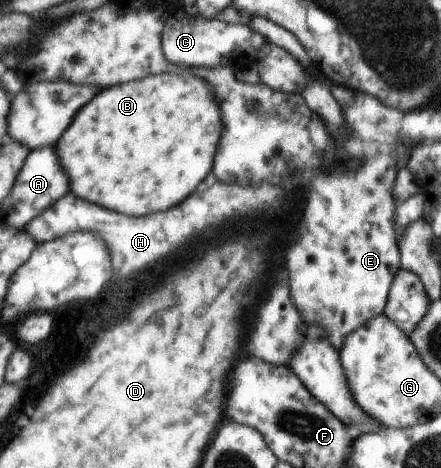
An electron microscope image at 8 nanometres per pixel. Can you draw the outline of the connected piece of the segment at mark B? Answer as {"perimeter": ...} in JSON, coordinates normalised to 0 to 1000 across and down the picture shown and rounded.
{"perimeter":[[[431,154],[351,158],[281,184],[240,188],[236,201],[227,201],[227,209],[218,209],[181,252],[172,252],[172,269],[163,269],[125,314],[132,325],[145,321],[143,361],[154,359],[159,410],[172,423],[286,462],[336,462],[408,436],[476,372],[503,286],[503,261],[494,214],[467,171]]]}

